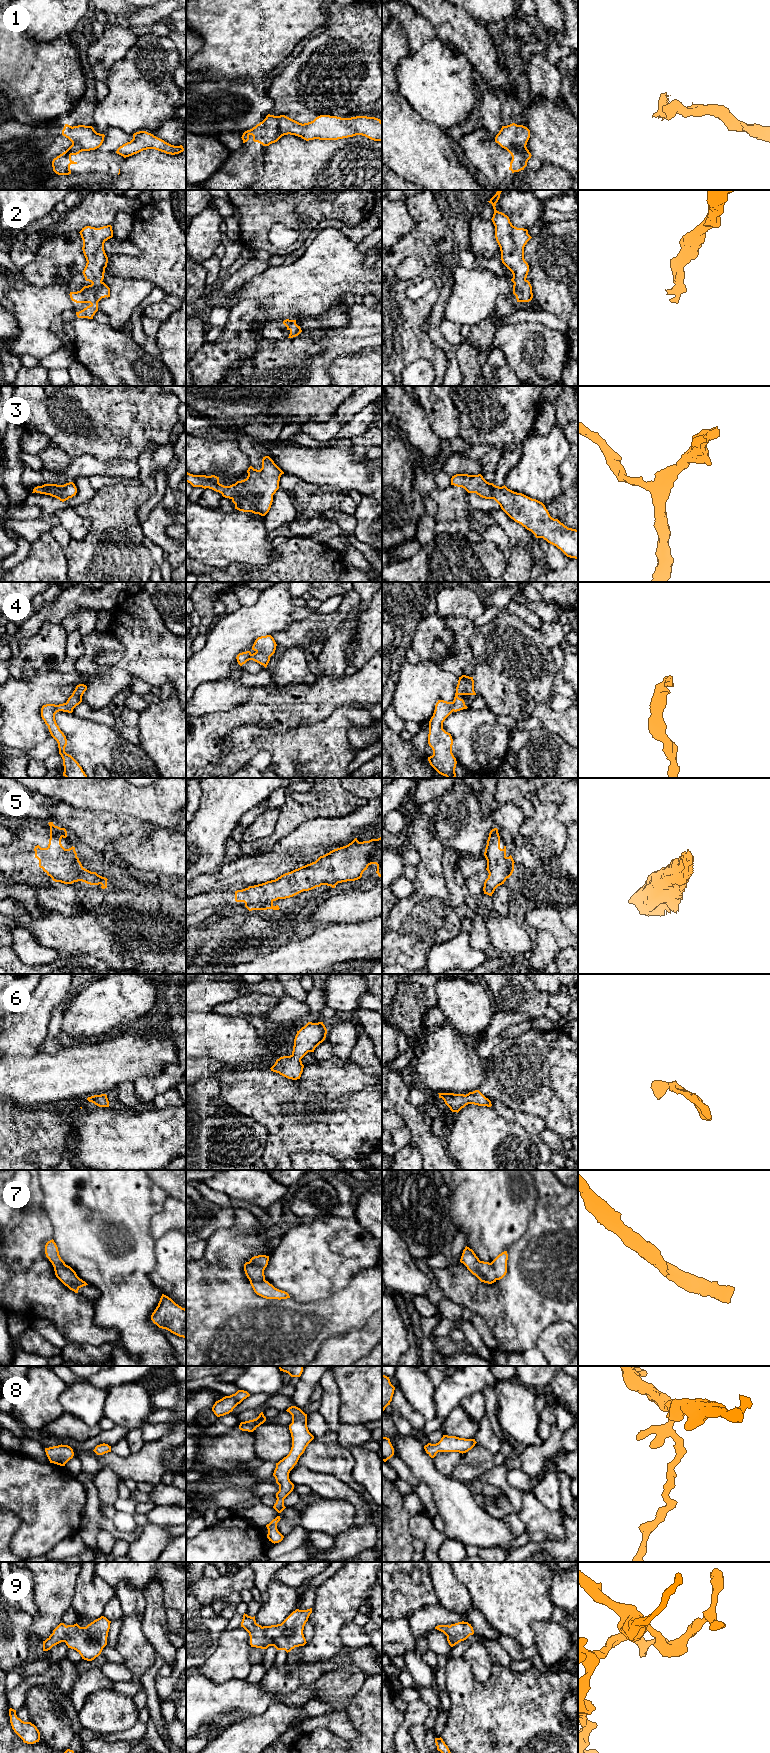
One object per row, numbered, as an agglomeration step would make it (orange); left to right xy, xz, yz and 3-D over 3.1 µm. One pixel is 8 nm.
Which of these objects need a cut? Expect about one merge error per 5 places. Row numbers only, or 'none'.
1

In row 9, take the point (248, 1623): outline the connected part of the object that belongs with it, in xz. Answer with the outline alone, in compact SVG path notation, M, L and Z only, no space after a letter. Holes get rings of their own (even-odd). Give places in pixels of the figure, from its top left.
M312 1608L296 1609L281 1624L263 1627L256 1623L255 1616L244 1613L241 1627L249 1633L251 1647L267 1649L274 1646L277 1650L285 1650L288 1653L307 1643L303 1630L311 1613Z

